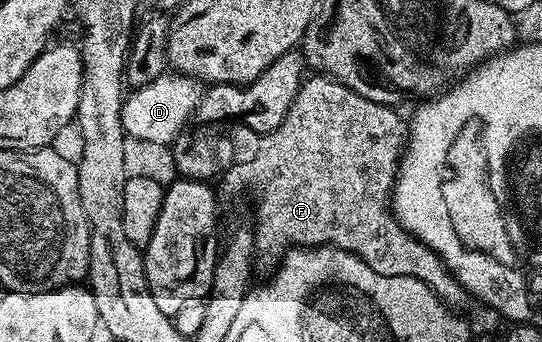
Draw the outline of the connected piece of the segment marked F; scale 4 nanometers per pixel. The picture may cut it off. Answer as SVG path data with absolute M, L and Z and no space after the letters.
M311 74L302 81L284 120L271 131L271 140L263 144L259 160L243 172L248 189L254 190L259 201L255 204L255 251L271 260L282 257L292 248L330 246L351 253L365 262L377 274L408 276L425 282L435 295L452 310L459 310L469 300L443 260L429 246L410 236L391 211L391 193L399 172L399 158L405 147L405 120L394 107L369 102L349 86L322 74Z

